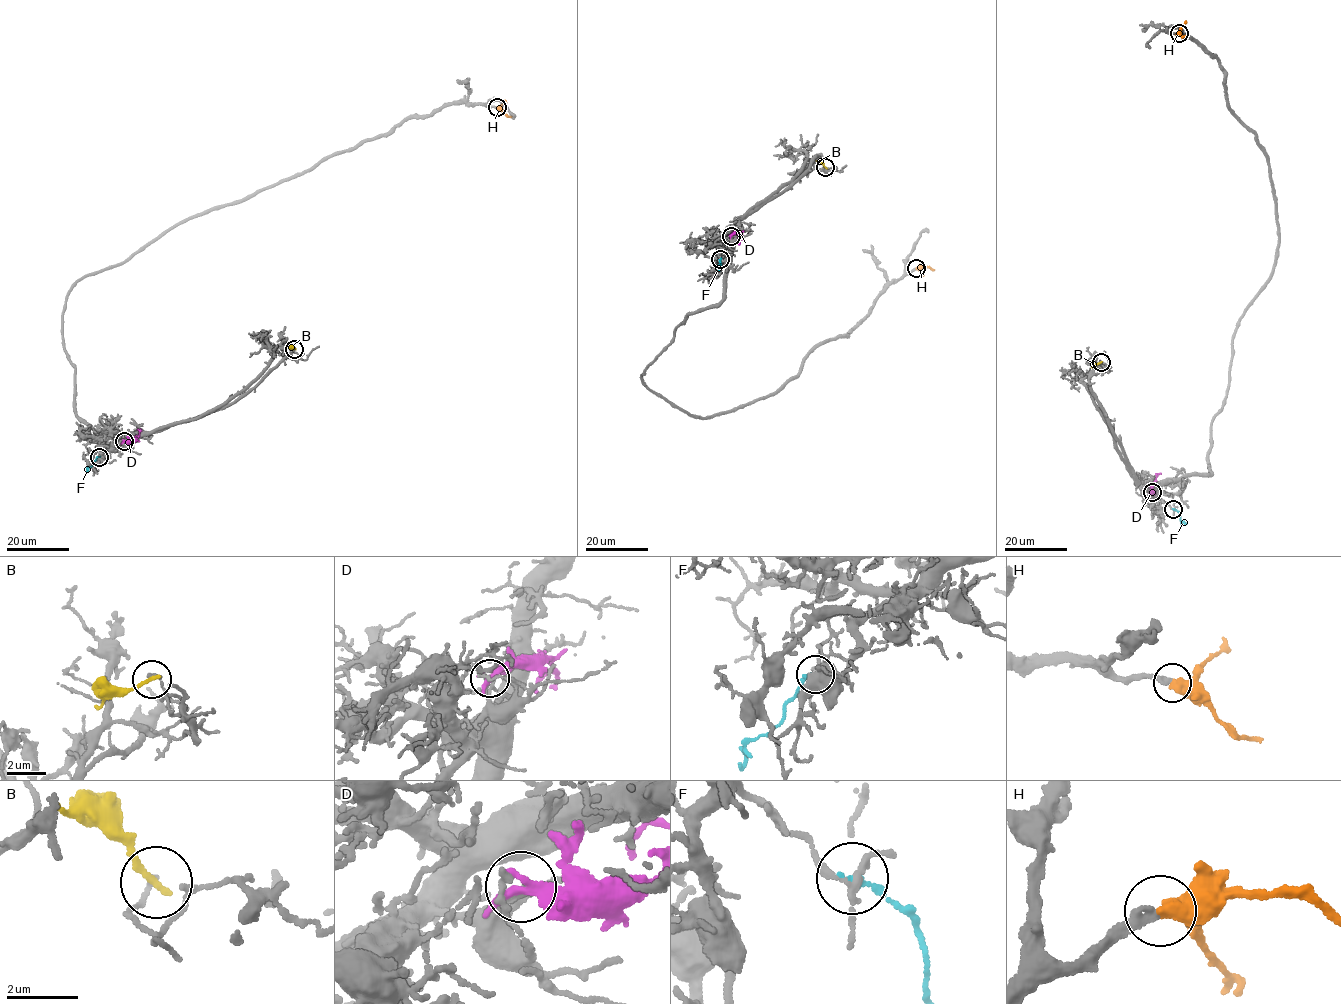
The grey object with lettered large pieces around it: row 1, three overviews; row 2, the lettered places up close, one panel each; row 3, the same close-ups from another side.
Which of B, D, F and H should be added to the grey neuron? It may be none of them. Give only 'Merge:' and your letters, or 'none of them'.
Merge: H

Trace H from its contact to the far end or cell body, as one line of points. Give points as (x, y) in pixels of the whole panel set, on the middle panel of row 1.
H: (916, 268), (934, 270)

